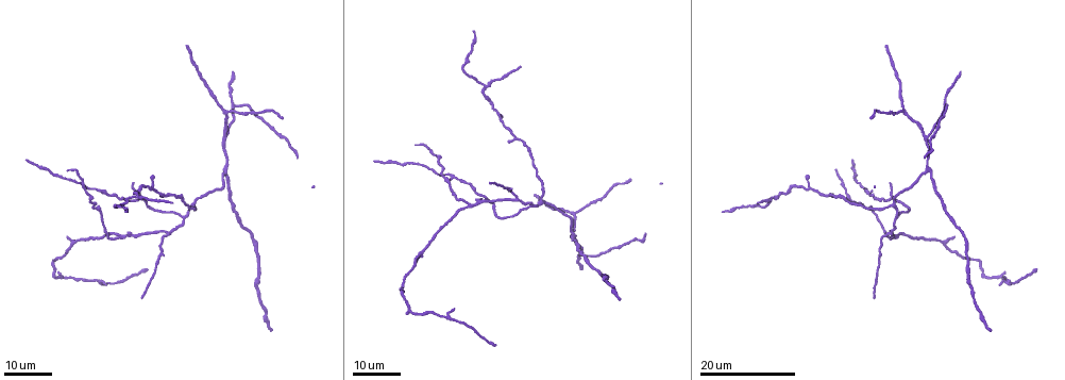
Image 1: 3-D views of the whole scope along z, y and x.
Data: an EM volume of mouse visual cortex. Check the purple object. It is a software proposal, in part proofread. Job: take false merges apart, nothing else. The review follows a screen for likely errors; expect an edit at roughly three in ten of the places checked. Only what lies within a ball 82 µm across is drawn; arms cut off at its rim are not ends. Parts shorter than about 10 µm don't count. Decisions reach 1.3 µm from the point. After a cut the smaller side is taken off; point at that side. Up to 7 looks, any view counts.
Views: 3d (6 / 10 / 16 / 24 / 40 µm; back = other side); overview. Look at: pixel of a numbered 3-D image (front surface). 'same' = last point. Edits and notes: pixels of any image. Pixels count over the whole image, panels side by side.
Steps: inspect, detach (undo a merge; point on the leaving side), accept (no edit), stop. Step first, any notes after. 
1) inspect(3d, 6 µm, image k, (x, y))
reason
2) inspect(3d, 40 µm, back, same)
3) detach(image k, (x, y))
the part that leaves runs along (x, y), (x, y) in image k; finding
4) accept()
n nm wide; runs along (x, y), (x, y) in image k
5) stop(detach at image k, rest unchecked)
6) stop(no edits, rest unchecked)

inspect(3d, 16 µm, image 1, (470, 207))
branch point

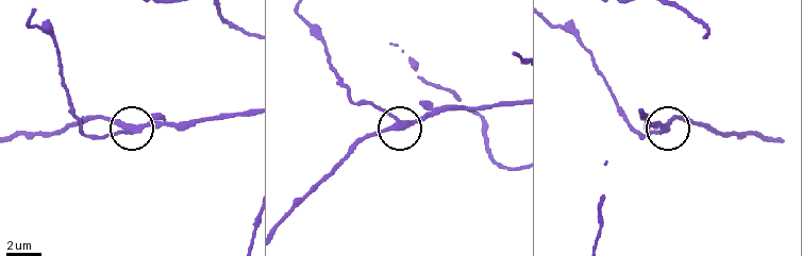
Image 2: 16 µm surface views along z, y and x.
inspect(3d, 10 µm, image 2, (662, 132))
zoom in

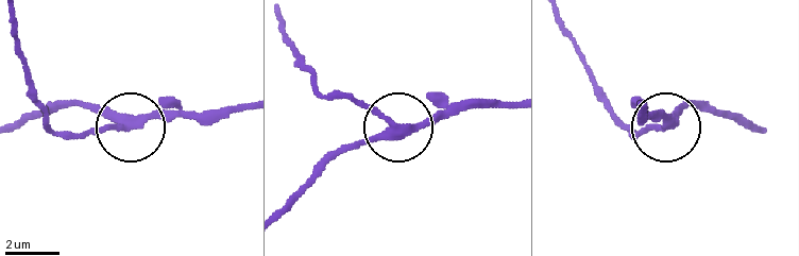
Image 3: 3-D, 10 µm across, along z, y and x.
accept()
side arm 28 µm; runs along (511, 105), (449, 105), (422, 121), (394, 125), (342, 94) in image 3; all the same neuron

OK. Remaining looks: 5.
inspect(3d, 16 µm, image 1, (518, 199))
arms part here

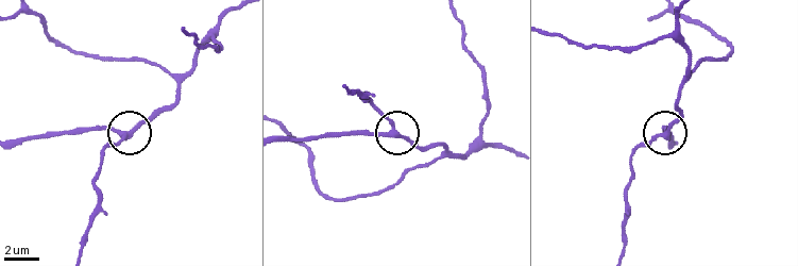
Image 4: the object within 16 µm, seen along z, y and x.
inspect(3d, 6 µm, image 4, (392, 130))
closer look

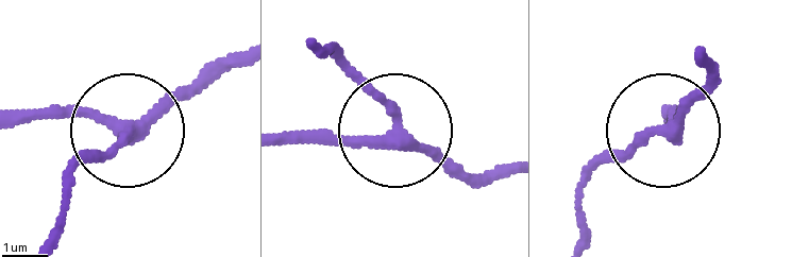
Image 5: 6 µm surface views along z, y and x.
accept()
runs along (712, 62), (667, 126), (590, 172) in image 5; all the same neuron

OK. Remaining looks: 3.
inspect(3d, 24 µm, image 1, (928, 168))
three-way junction

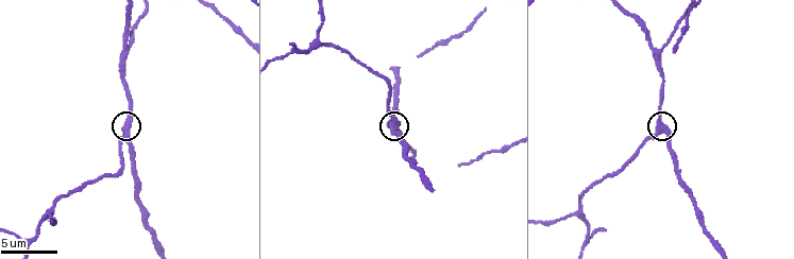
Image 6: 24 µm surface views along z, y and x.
inspect(3d, 6 µm, image 6, (127, 125))

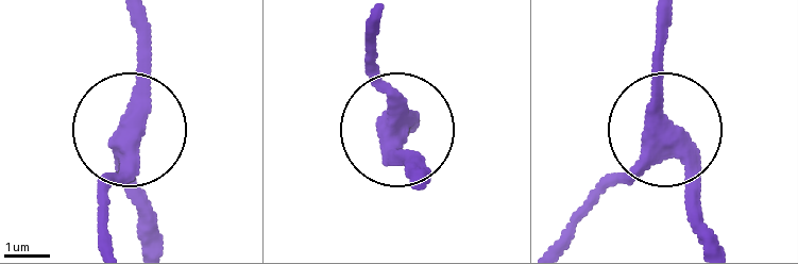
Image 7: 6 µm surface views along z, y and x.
accept()
390 nm wide; runs along (113, 245), (101, 199), (124, 138), (136, 230) in image 7; continuous, no second neuron

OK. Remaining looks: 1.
inspect(3d, 10 µm, image 6, (659, 49))
thin arm on a thick one

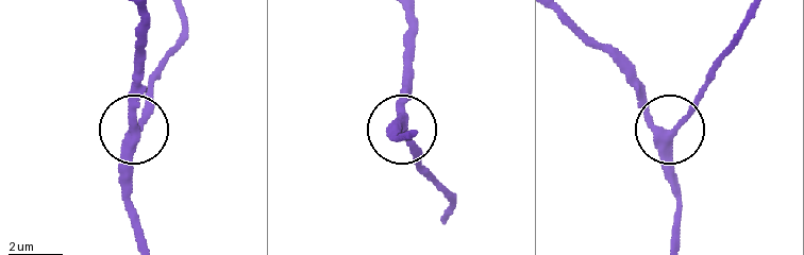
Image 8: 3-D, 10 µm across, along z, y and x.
accept()
3 arms; runs along (670, 244), (670, 135), (618, 62) in image 8; continuous, no second neuron

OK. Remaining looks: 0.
stop(no edits, rest unchecked)

